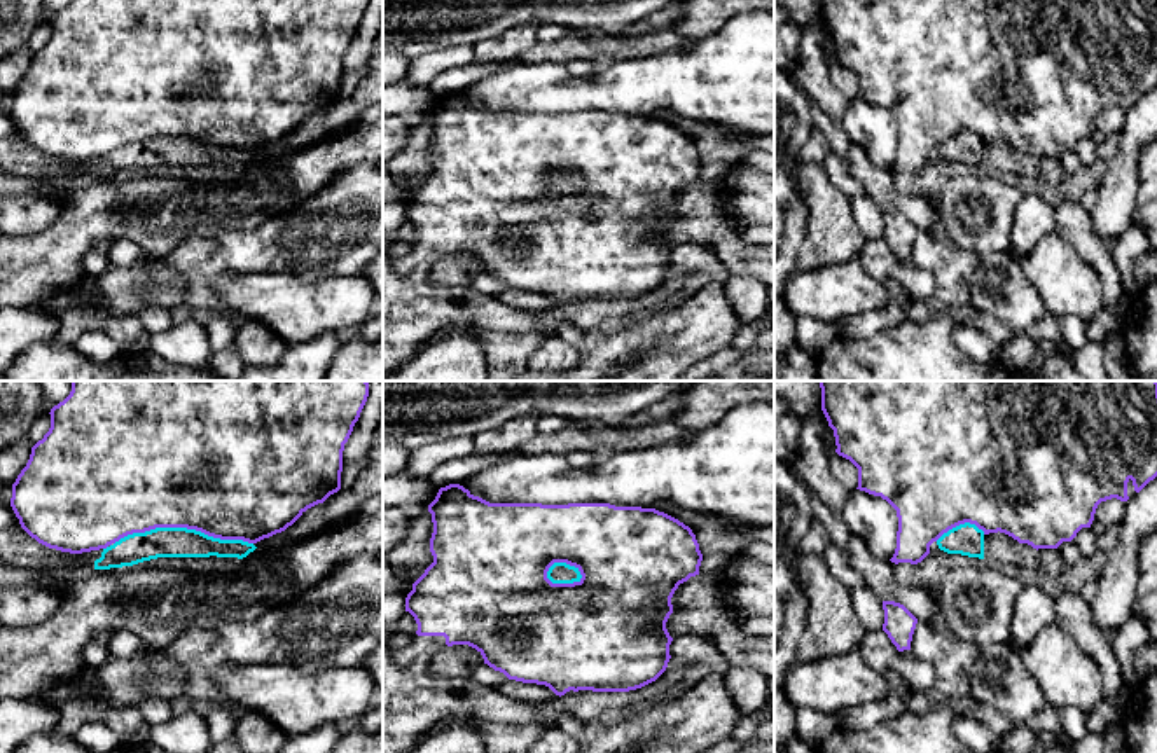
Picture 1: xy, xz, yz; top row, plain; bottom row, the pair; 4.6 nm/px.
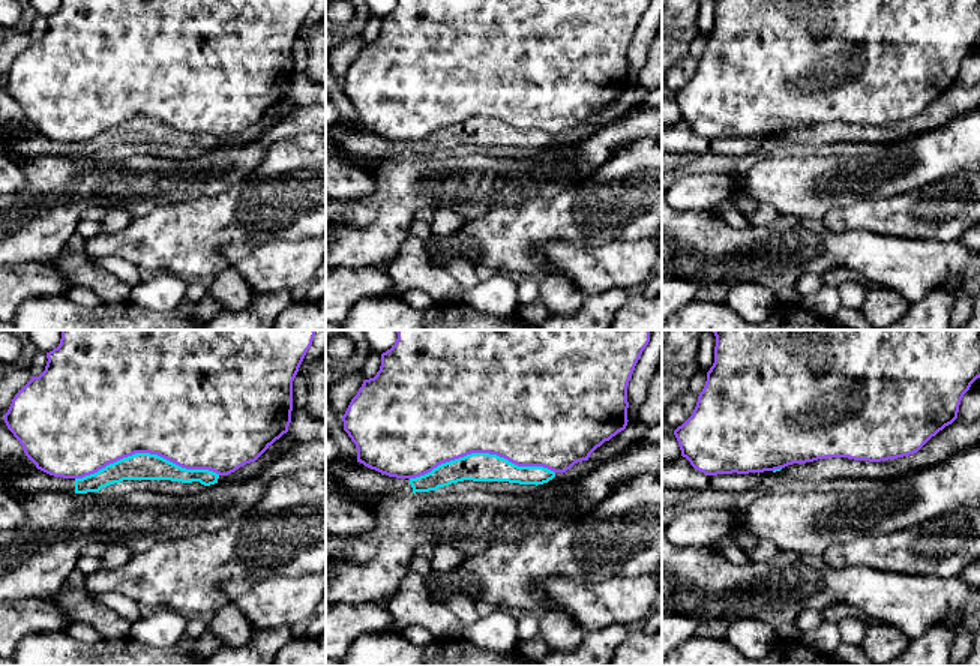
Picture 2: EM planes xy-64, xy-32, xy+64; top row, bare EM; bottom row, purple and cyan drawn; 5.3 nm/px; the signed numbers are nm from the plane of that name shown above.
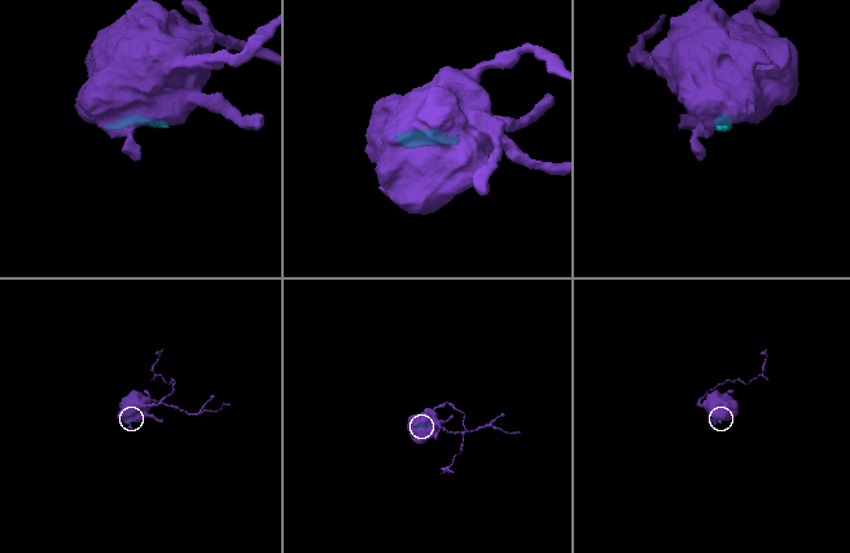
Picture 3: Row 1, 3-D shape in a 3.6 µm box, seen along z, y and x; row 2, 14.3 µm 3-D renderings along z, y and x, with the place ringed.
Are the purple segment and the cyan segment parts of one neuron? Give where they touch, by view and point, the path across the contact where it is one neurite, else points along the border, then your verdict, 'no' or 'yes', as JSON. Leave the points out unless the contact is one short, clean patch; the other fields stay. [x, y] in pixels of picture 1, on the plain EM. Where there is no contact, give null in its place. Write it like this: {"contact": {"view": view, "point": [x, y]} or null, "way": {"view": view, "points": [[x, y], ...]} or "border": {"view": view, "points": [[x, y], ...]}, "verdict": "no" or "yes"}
{"contact": {"view": "xy", "point": [182, 135]}, "verdict": "no"}

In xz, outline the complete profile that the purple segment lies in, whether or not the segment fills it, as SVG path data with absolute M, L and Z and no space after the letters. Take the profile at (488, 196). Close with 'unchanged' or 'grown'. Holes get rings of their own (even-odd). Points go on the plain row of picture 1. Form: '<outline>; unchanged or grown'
M460 93L440 96L428 114L433 142L433 171L412 192L405 206L418 239L391 267L411 281L426 281L433 262L453 253L475 257L484 273L509 288L549 295L556 304L573 299L629 301L655 290L671 267L673 246L666 231L671 206L680 192L699 183L703 162L696 143L678 128L655 117L615 115L610 112L489 112ZM554 171L575 175L582 187L552 192L547 180Z; grown

